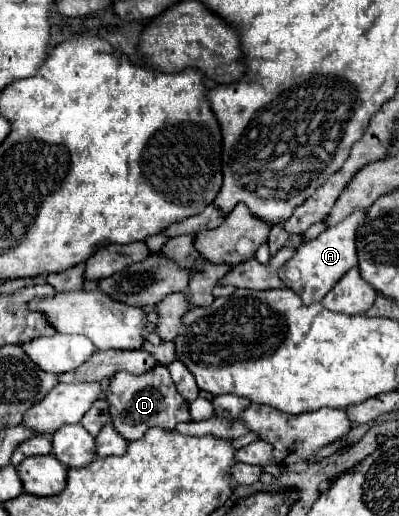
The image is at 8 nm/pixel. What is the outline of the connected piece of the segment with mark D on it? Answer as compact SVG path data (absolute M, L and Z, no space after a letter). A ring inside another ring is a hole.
M157 366L149 370L149 374L141 374L141 376L127 372L115 374L109 382L107 400L111 404L113 428L129 442L143 438L145 432L153 426L173 430L177 422L189 422L189 404L175 390L167 366Z

